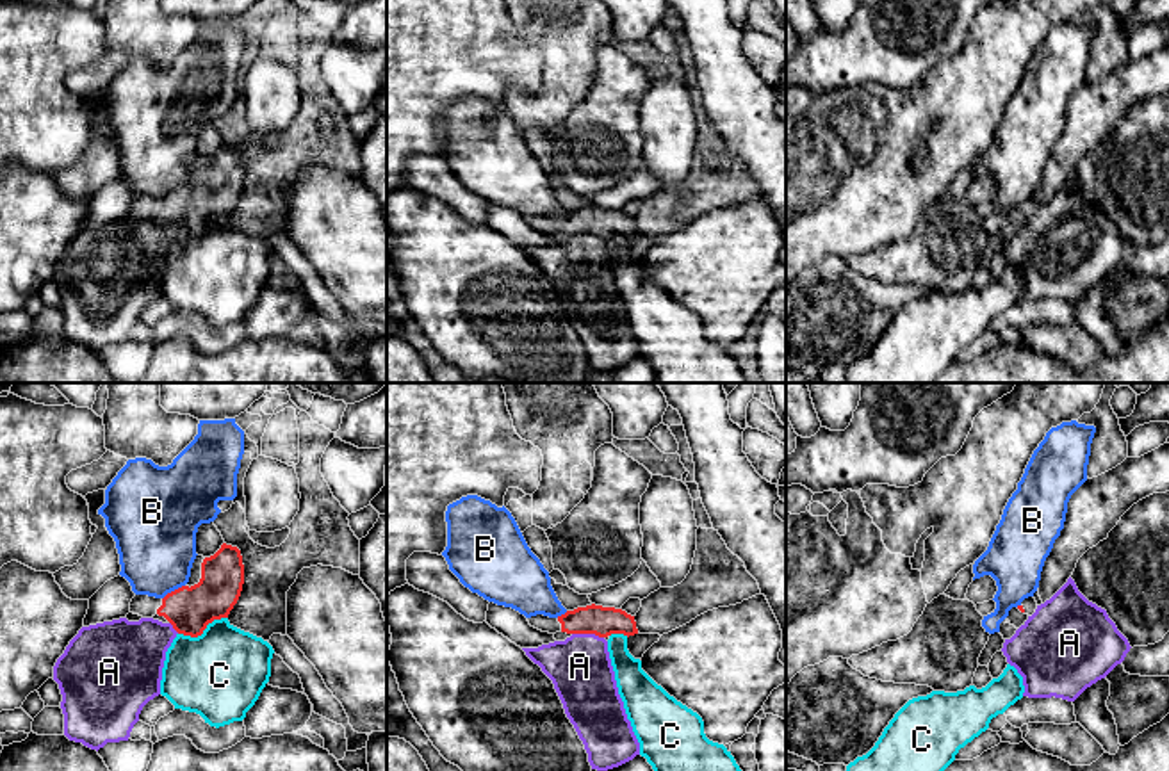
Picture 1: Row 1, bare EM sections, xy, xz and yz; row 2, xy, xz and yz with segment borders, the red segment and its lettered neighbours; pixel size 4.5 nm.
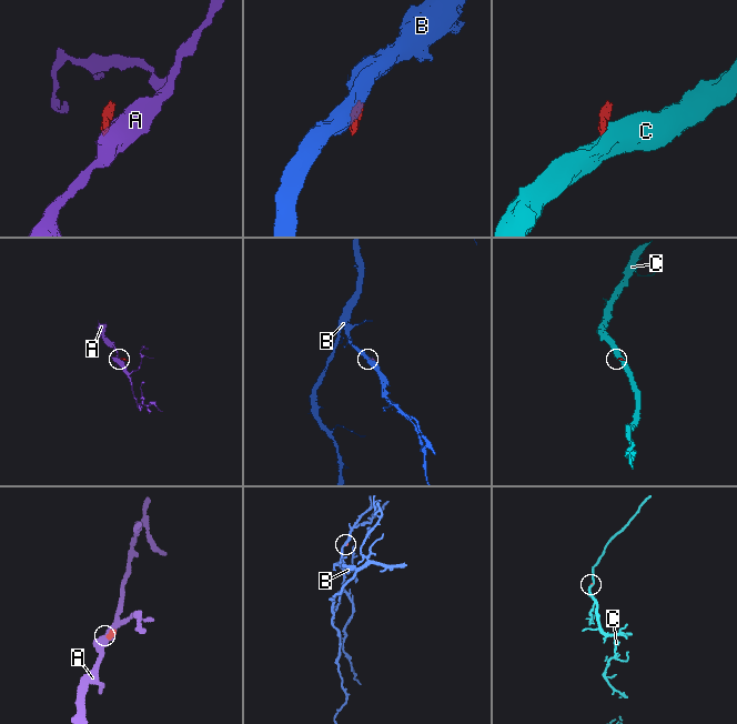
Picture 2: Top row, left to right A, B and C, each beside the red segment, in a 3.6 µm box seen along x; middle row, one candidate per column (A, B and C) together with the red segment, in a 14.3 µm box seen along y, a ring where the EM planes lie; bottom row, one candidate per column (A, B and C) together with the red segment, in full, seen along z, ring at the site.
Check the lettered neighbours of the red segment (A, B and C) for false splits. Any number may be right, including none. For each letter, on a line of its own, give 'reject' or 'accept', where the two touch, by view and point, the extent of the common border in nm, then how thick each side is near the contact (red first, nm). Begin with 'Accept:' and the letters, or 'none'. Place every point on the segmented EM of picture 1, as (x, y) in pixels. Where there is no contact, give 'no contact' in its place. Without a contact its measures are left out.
Accept: none
A: reject | xz (588, 633) | 150 nm | 140/280 nm
B: reject | xy (175, 590) | 120 nm | 200/360 nm
C: reject | xy (204, 629) | 240 nm | 200/400 nm

